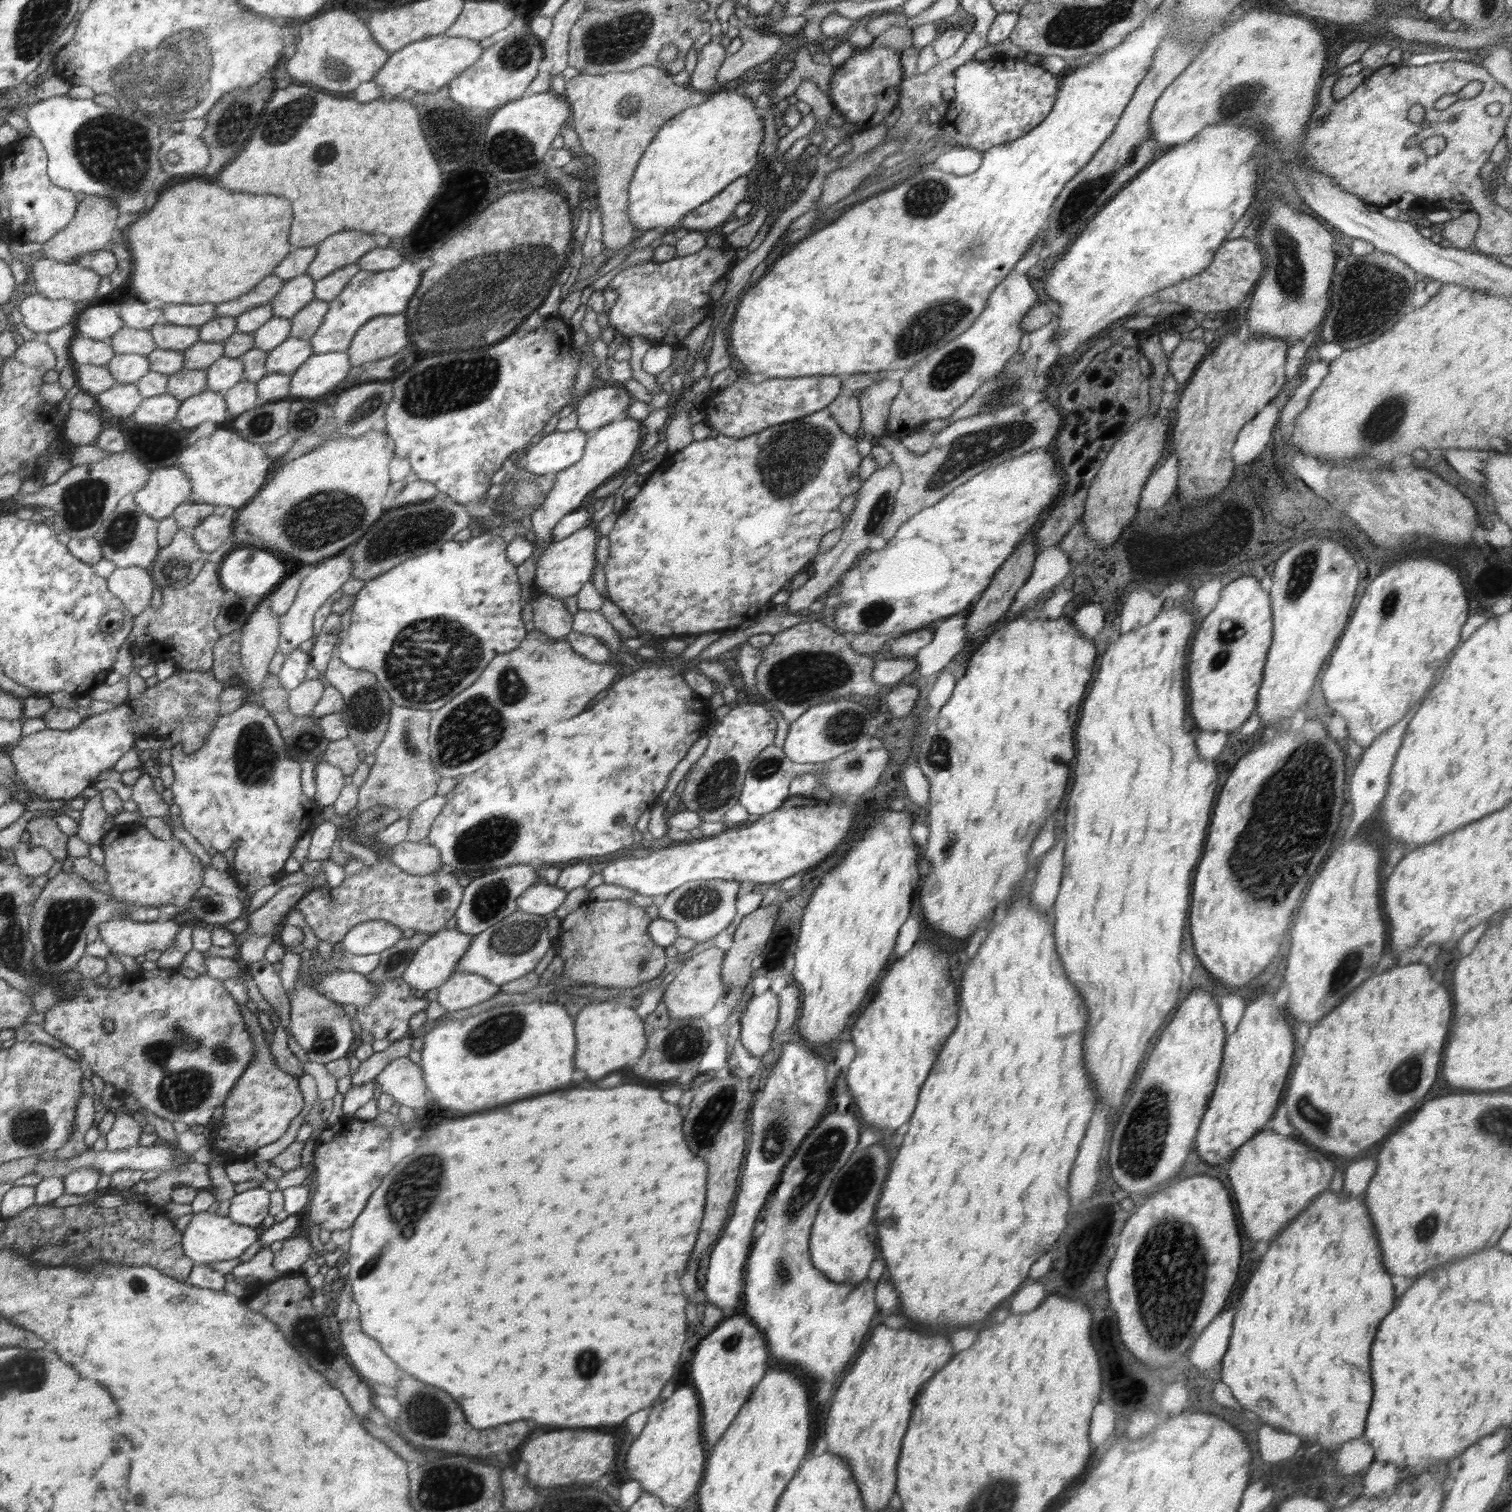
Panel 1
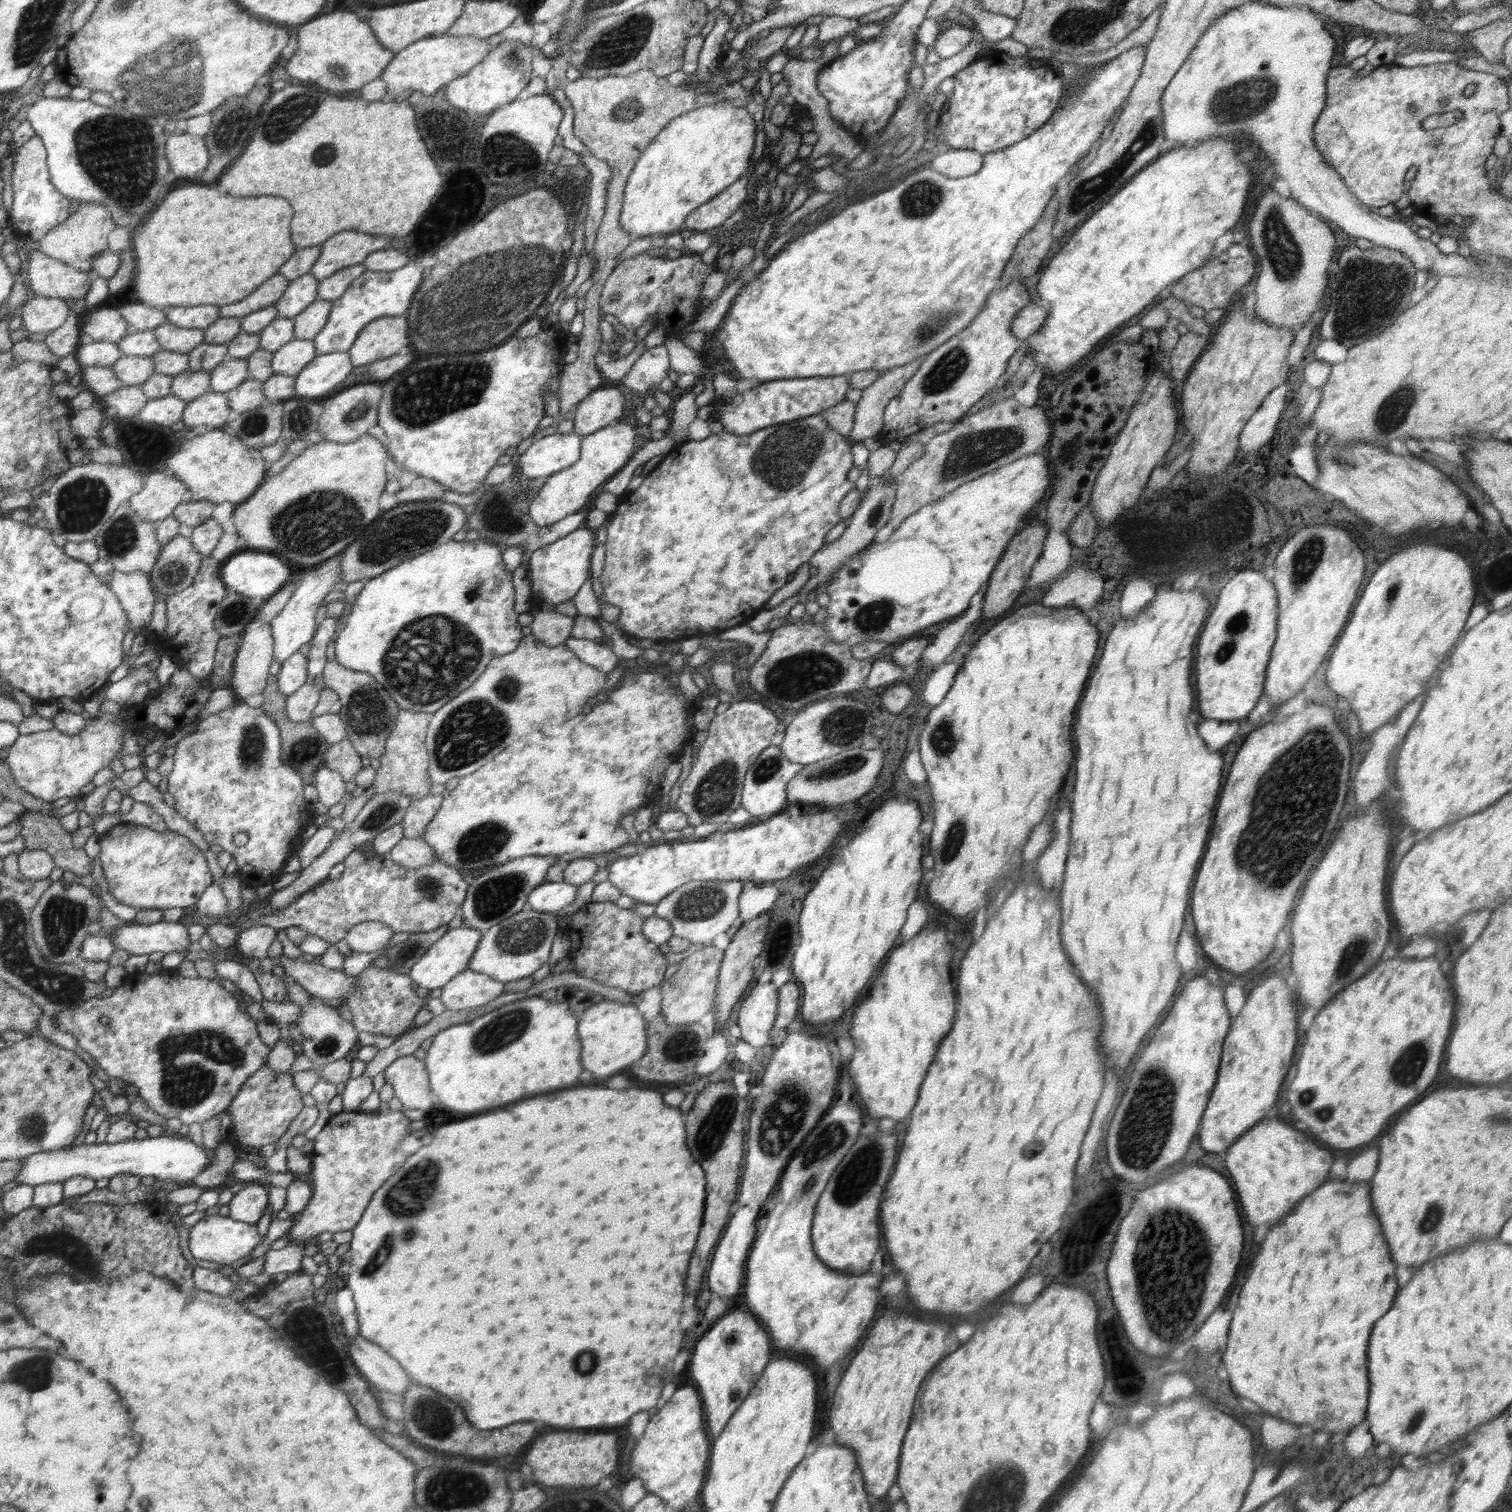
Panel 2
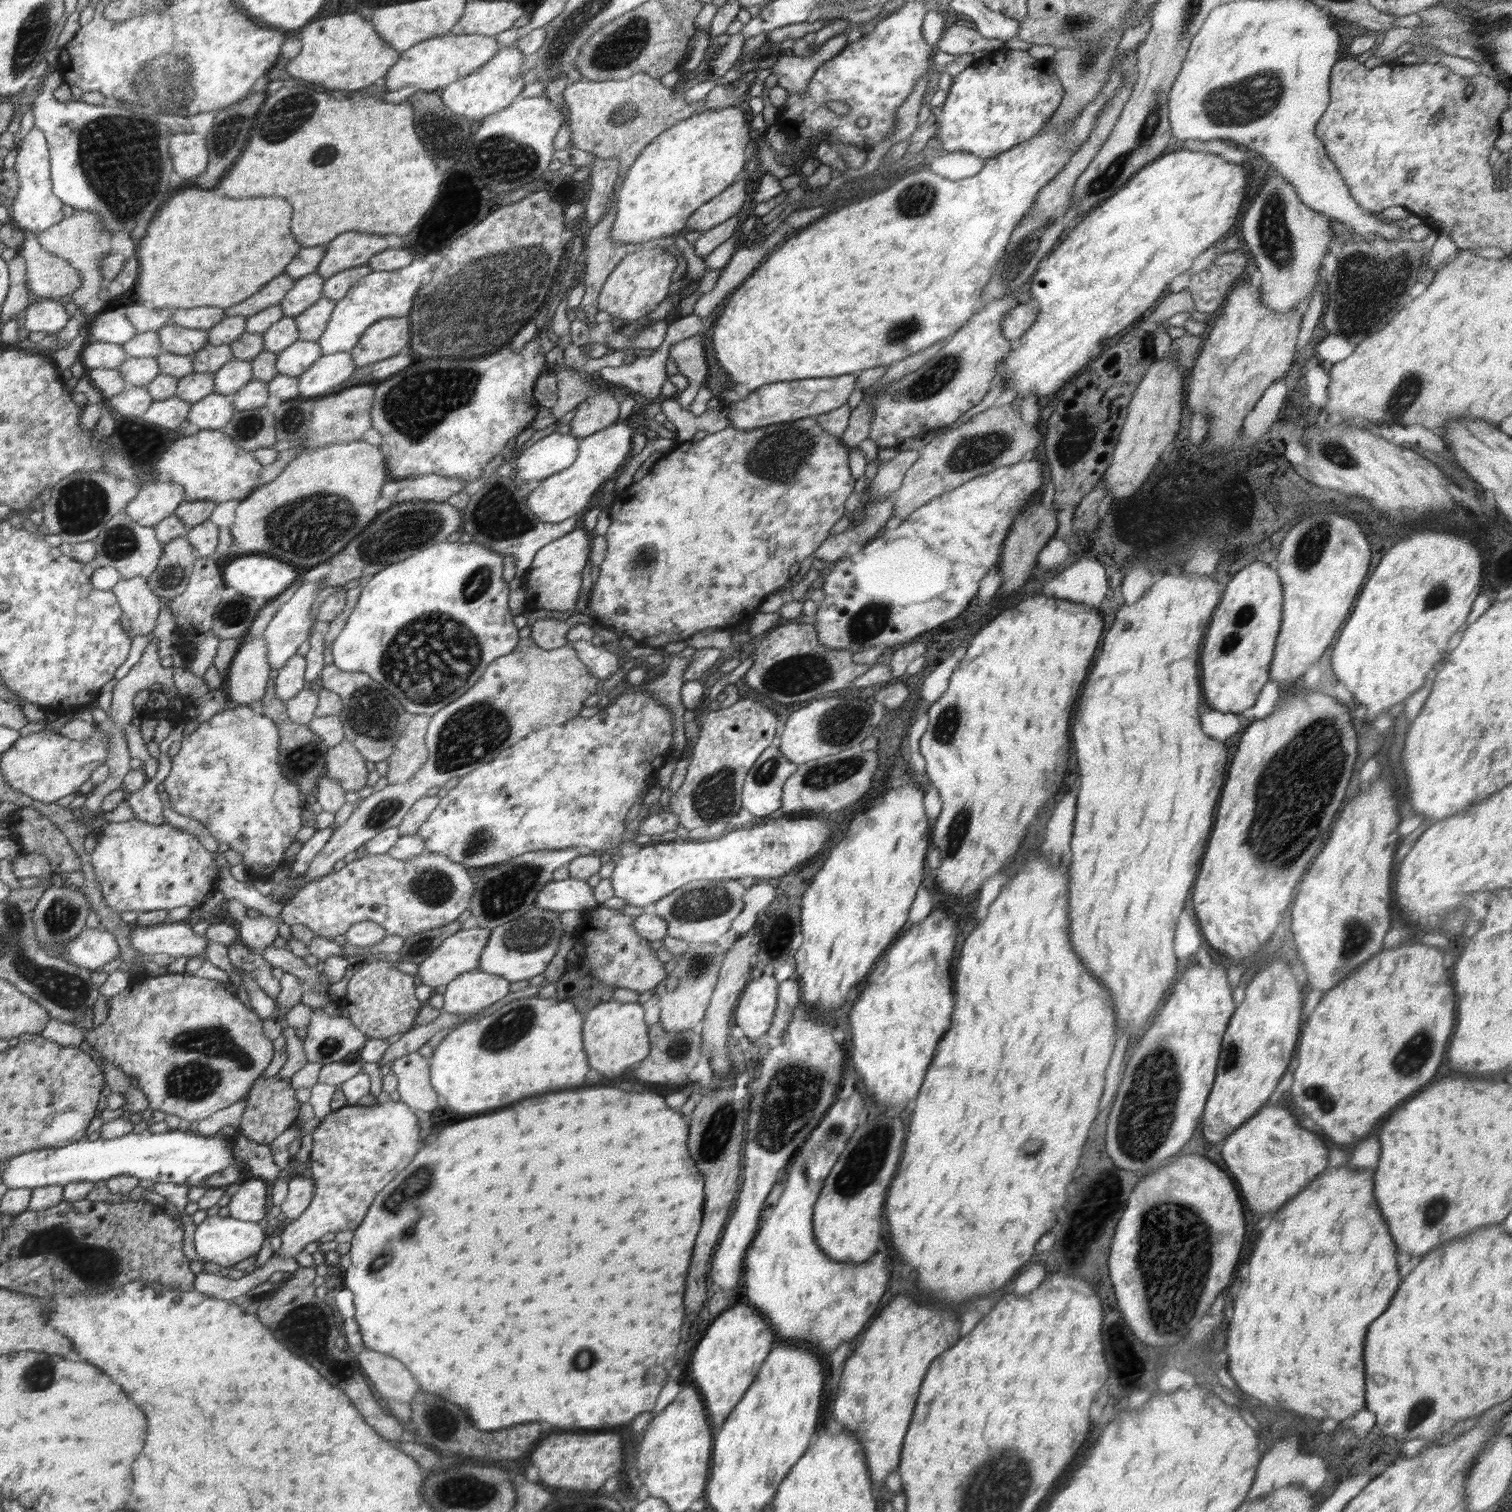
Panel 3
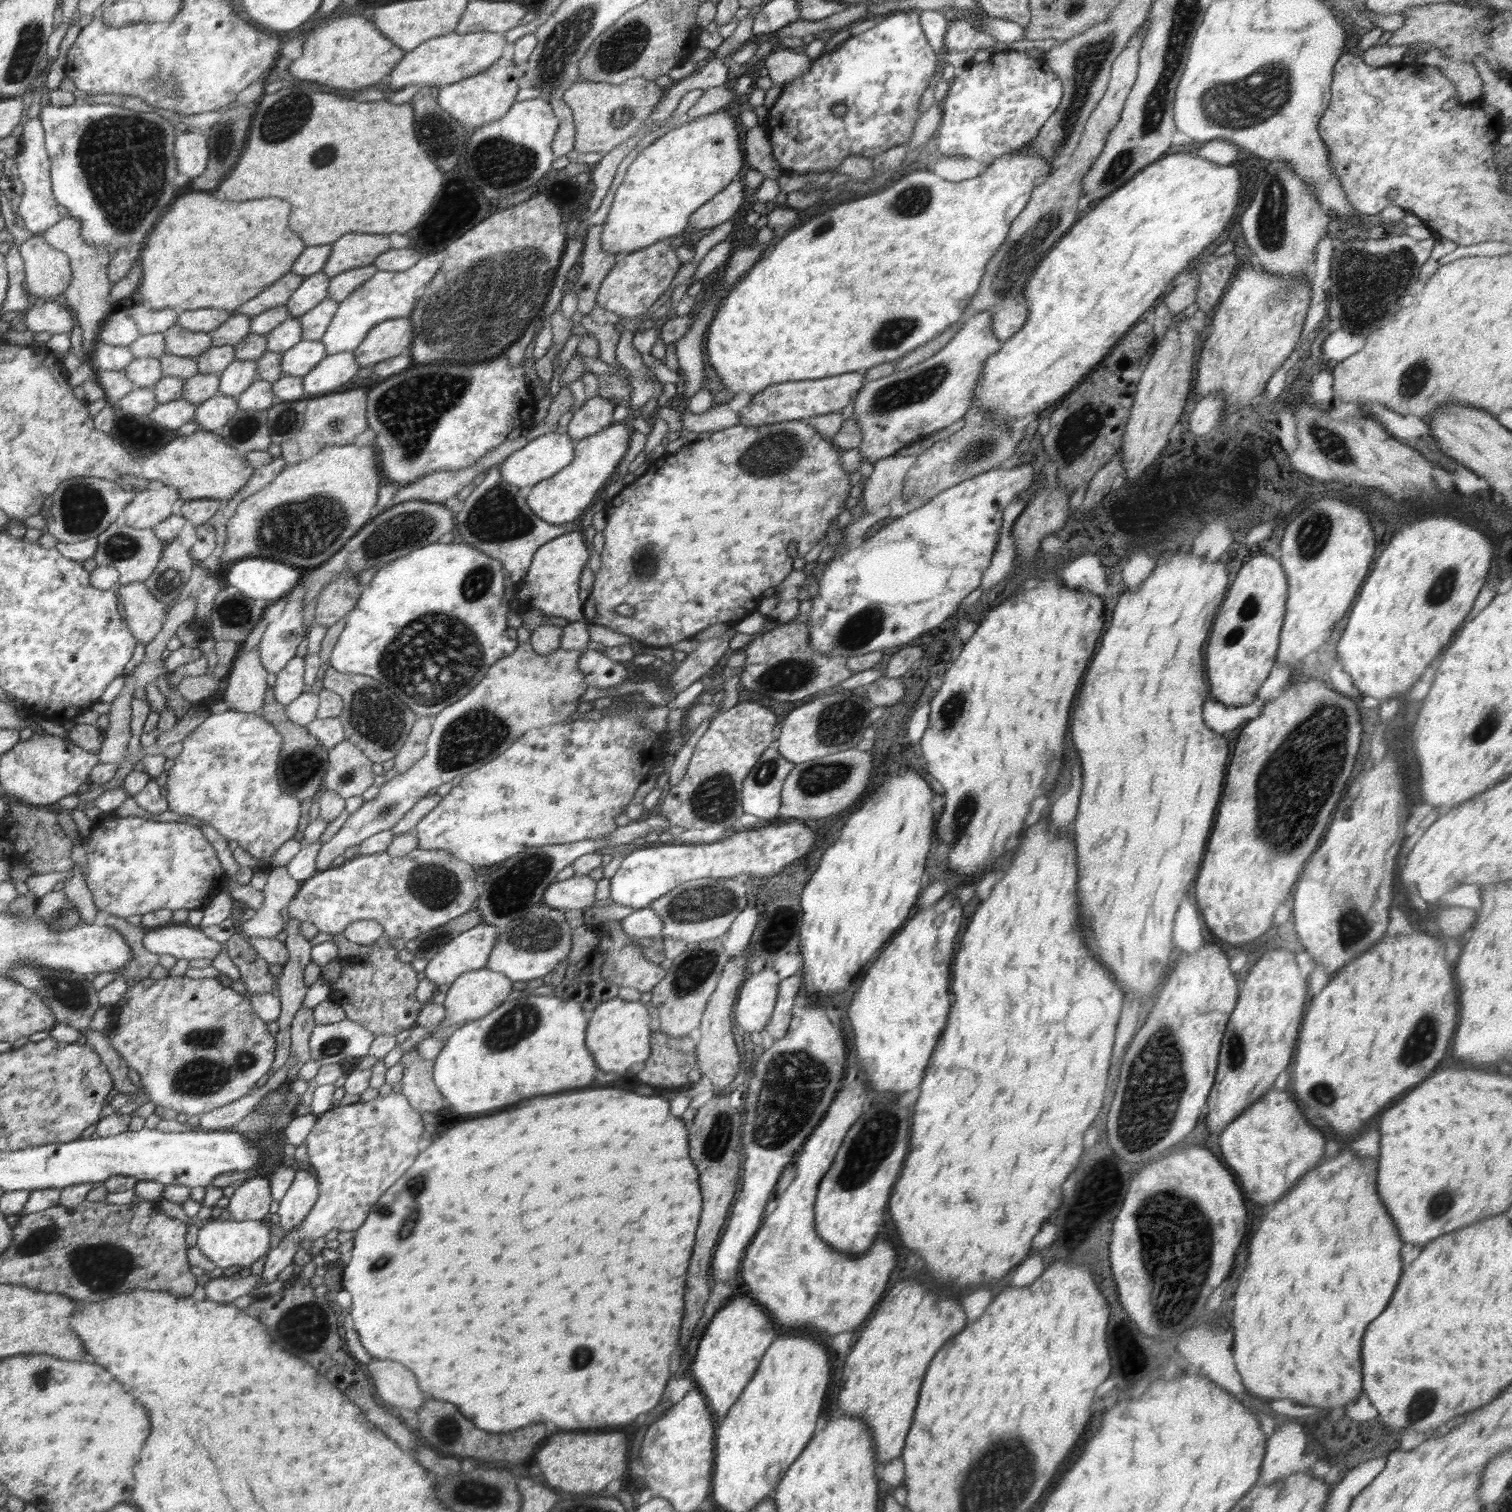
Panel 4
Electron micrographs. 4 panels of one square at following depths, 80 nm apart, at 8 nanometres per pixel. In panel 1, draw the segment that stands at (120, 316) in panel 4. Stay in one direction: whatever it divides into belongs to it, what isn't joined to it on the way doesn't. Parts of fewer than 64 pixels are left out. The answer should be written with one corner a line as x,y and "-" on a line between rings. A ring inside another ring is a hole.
102,302
83,310
77,318
76,326
76,337
108,340
124,327
124,324
118,307

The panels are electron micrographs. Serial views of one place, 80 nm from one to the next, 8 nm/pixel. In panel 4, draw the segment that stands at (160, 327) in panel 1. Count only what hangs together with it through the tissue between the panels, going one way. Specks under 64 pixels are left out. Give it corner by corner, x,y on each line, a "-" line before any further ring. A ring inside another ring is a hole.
178,324
161,333
164,337
166,353
170,355
196,358
213,346
210,333
191,331

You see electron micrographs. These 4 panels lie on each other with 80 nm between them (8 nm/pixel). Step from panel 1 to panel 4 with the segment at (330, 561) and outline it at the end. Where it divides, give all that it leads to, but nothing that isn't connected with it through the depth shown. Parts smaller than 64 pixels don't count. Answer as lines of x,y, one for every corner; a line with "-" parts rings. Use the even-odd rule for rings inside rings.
300,594
298,600
288,600
282,615
266,628
258,644
258,650
261,663
268,672
278,674
296,656
296,648
306,636
304,620
302,620
302,608
304,608
304,600

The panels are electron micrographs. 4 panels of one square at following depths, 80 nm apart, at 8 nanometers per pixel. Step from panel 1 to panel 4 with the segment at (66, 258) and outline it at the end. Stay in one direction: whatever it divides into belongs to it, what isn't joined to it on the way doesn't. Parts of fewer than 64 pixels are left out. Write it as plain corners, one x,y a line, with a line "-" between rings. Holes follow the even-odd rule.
64,217
63,221
58,221
54,226
51,226
50,229
40,235
50,243
52,248
66,253
71,261
71,284
68,285
68,288
63,292
60,299
70,310
76,312
78,322
80,322
81,329
84,331
82,333
83,347
80,354
82,363
76,371
71,372
71,386
78,387
84,381
92,379
94,372
96,372
90,366
90,362
88,362
88,354
92,352
88,348
94,346
96,336
99,336
99,330
102,328
104,322
102,314
106,314
108,308
112,308
106,302
108,294
111,294
110,278
108,275
111,251
108,248
88,244
82,235
81,222
76,221
74,217

